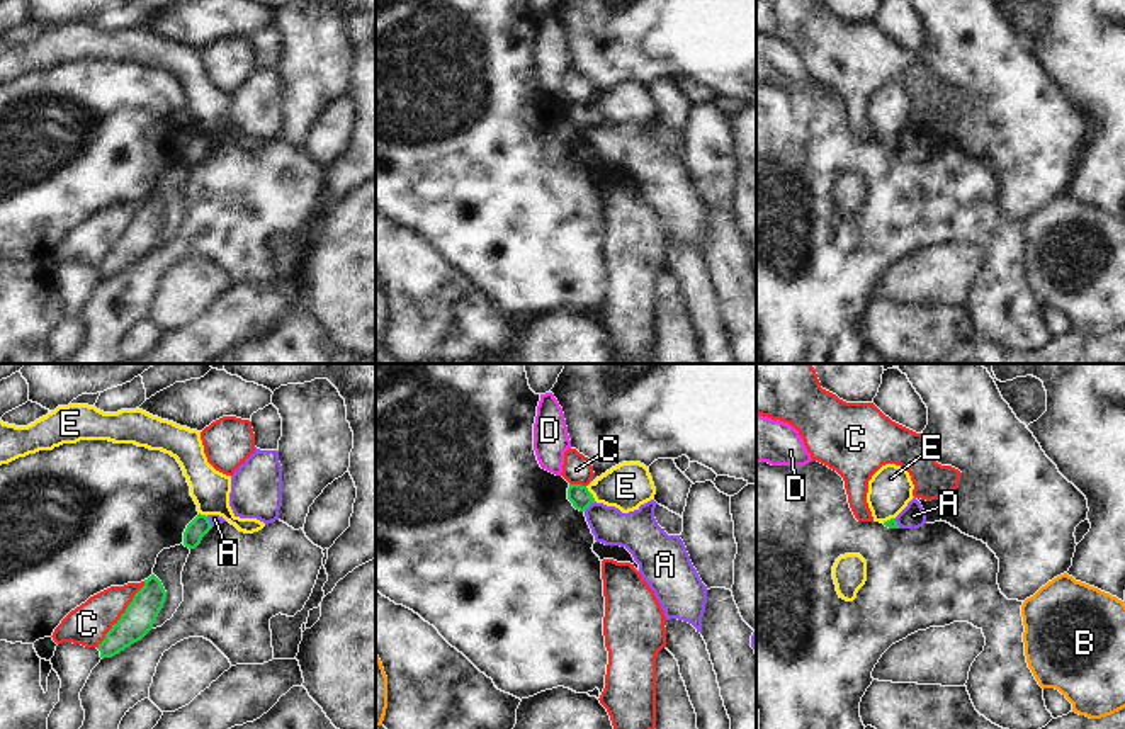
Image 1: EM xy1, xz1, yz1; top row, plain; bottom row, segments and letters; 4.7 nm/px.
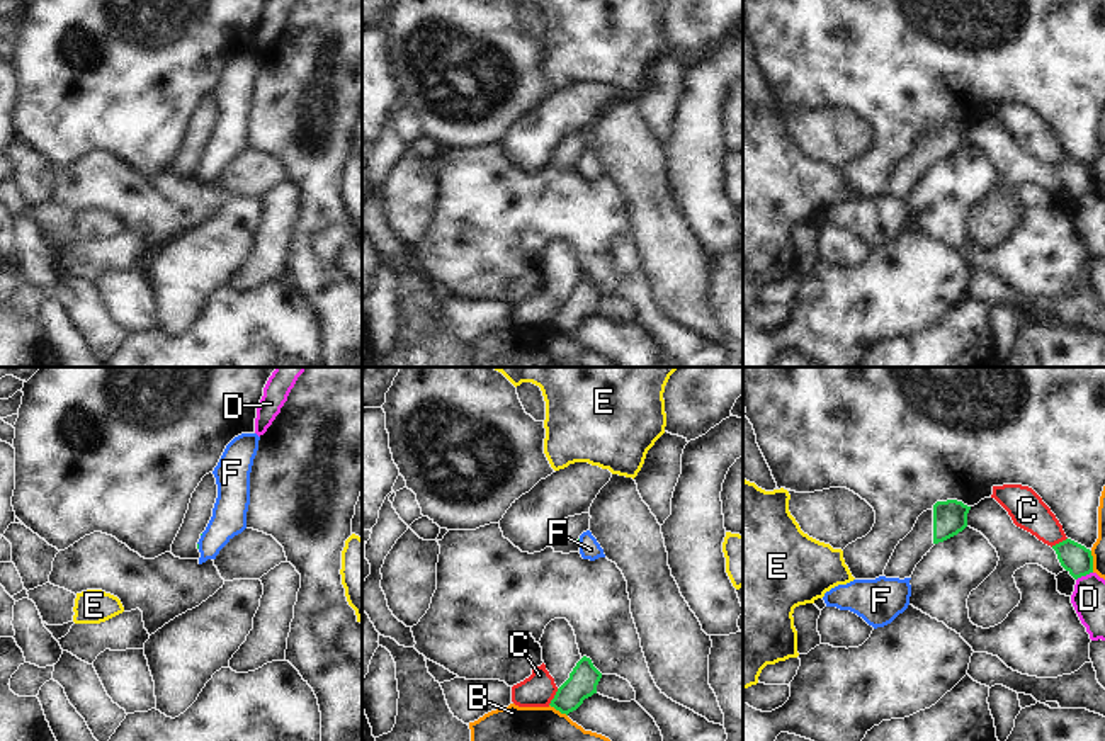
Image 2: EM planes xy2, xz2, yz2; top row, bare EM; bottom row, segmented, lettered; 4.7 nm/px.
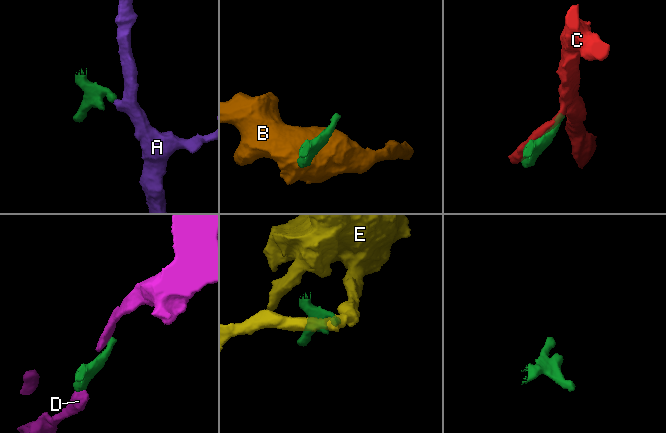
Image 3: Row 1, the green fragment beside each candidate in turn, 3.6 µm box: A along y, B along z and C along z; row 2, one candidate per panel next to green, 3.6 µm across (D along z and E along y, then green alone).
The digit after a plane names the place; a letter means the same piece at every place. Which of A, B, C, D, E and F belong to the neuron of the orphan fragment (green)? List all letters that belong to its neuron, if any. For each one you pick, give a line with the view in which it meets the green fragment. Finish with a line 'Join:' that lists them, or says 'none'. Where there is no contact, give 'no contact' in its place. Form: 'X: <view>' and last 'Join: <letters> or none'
Join: none

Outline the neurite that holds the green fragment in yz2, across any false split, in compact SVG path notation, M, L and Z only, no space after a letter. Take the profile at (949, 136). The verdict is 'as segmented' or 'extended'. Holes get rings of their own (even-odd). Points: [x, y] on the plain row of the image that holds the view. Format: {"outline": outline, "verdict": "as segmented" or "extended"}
{"outline": "M957 119L937 121L932 129L923 131L913 150L896 165L884 194L886 197L911 197L916 184L930 168L967 146L971 126Z", "verdict": "extended"}

